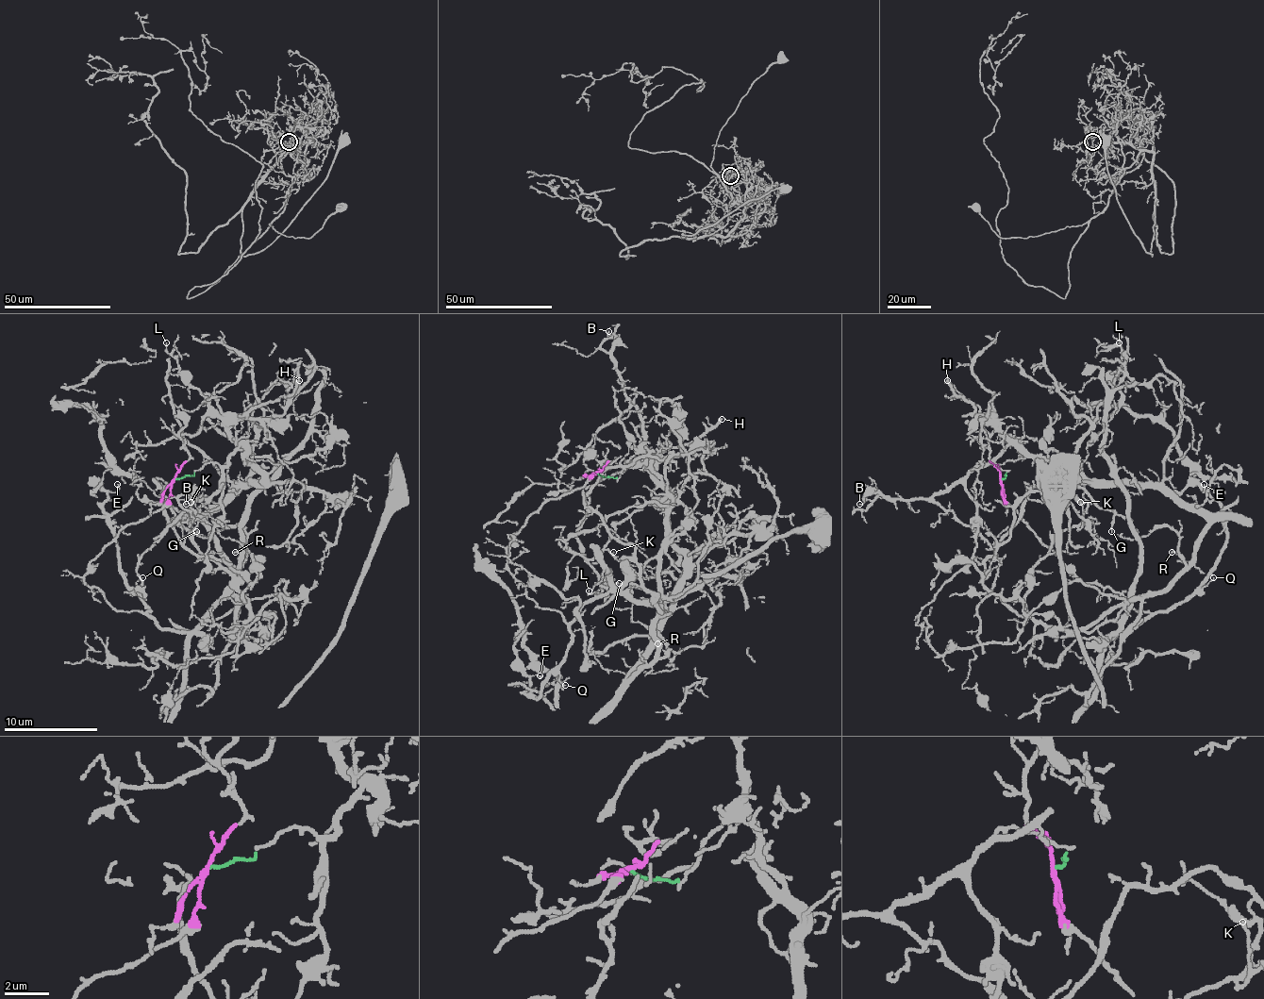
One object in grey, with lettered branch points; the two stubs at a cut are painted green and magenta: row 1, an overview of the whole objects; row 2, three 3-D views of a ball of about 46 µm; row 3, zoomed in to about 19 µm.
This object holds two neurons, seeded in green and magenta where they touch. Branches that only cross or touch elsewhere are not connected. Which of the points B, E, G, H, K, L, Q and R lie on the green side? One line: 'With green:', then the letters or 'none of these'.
With green: B, G, H, K, R

